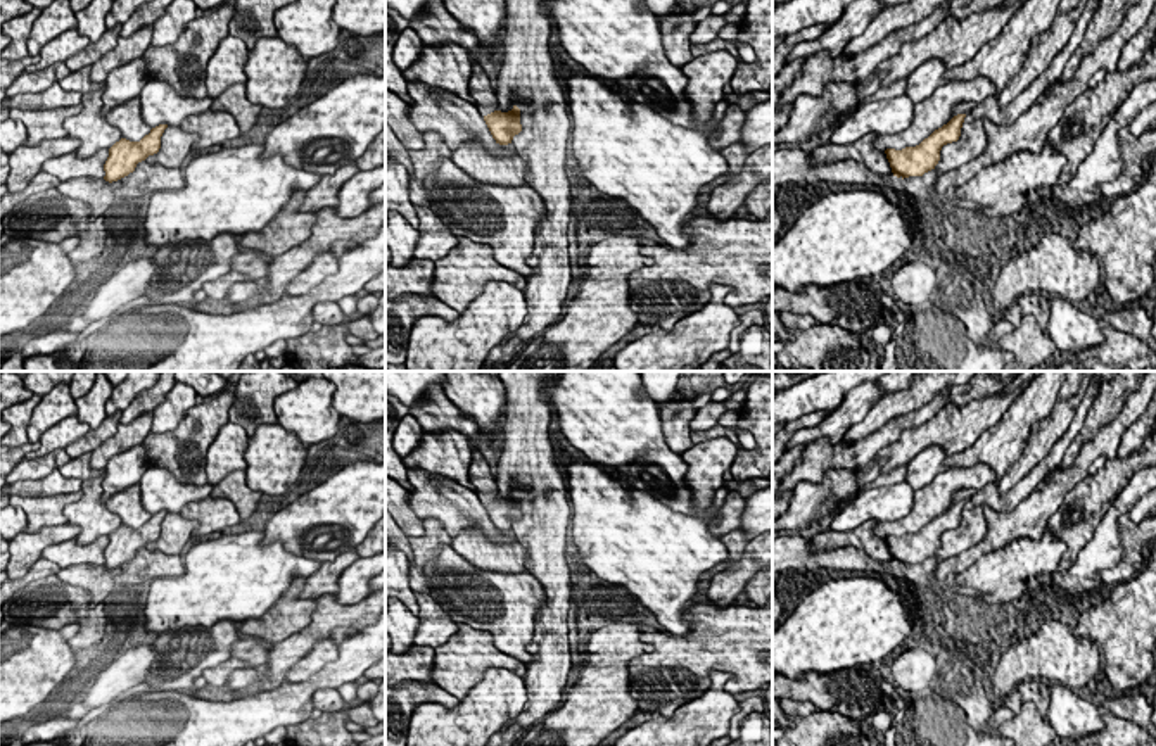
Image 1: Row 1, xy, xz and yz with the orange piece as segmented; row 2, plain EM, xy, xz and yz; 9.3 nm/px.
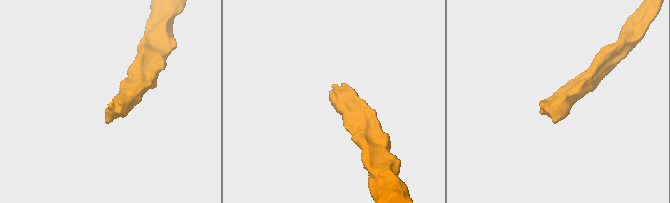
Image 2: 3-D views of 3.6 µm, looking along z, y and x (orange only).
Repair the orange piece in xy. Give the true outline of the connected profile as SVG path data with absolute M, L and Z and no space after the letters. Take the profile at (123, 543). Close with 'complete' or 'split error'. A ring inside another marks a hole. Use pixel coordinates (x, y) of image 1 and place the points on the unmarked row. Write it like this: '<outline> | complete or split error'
M159 511L150 516L140 528L121 525L109 535L109 544L104 551L104 566L112 570L135 558L137 551L154 542L161 535L161 523L168 511Z | complete

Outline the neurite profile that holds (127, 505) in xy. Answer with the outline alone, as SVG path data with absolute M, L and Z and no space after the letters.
M135 484L118 494L114 494L105 508L121 518L121 523L130 528L140 528L145 522L150 520L140 499L140 484Z

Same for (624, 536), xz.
M570 456L562 466L572 499L570 544L601 580L631 591L658 620L665 632L686 635L683 618L698 592L700 577L729 561L727 547L708 532L703 516L686 516L643 490L632 489L620 473Z

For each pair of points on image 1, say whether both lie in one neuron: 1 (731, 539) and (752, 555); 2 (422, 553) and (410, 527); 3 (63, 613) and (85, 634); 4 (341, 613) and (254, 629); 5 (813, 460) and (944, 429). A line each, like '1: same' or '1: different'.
1: different
2: different
3: same
4: different
5: different

